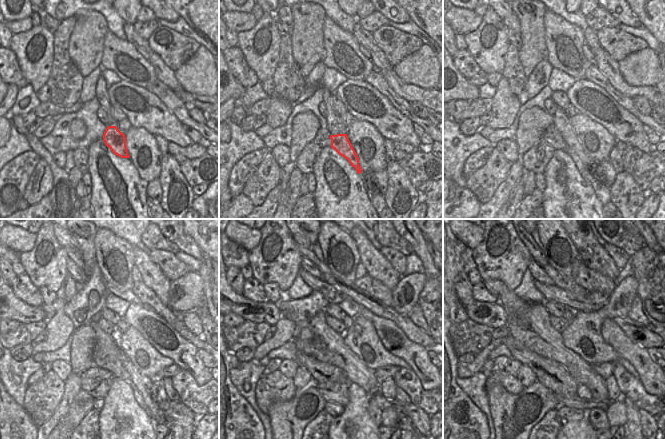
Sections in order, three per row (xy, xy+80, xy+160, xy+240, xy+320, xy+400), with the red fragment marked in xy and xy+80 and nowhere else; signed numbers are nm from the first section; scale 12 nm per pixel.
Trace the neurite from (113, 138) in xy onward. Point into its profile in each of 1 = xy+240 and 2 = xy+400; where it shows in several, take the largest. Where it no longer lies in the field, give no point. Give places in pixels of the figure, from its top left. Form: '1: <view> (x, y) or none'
1: xy+240 (137, 396)
2: xy+400 (597, 417)

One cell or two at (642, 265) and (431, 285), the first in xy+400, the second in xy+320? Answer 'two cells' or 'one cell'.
one cell

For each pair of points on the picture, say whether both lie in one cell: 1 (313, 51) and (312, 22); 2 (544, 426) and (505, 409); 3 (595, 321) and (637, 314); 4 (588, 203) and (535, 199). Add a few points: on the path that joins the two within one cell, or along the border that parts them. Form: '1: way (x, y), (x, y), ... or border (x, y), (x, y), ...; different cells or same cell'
1: way (312, 44), (312, 29); same cell
2: border (555, 408), (548, 411), (531, 428); different cells
3: border (637, 294), (632, 301), (627, 315); different cells
4: border (543, 191), (542, 208); different cells

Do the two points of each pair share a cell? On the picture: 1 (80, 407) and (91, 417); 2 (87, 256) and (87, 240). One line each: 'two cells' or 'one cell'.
1: two cells
2: one cell

